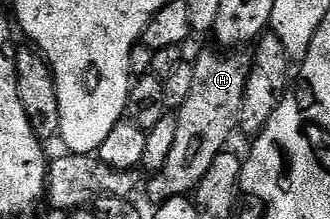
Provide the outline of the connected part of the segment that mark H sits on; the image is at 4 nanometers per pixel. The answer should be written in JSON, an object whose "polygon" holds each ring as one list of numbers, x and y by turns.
{"polygon":[[247,51,219,52,223,53,203,53,199,61,194,62,193,91,189,91,189,99,185,99,182,108,182,112,187,113,187,121,179,121,177,139,173,139,173,151,169,151,165,167,154,174,147,185,147,197,154,203,194,194,209,167,213,167,213,159,217,159,217,155,228,148,227,140,231,132,239,129,239,116,243,110,253,57]]}

